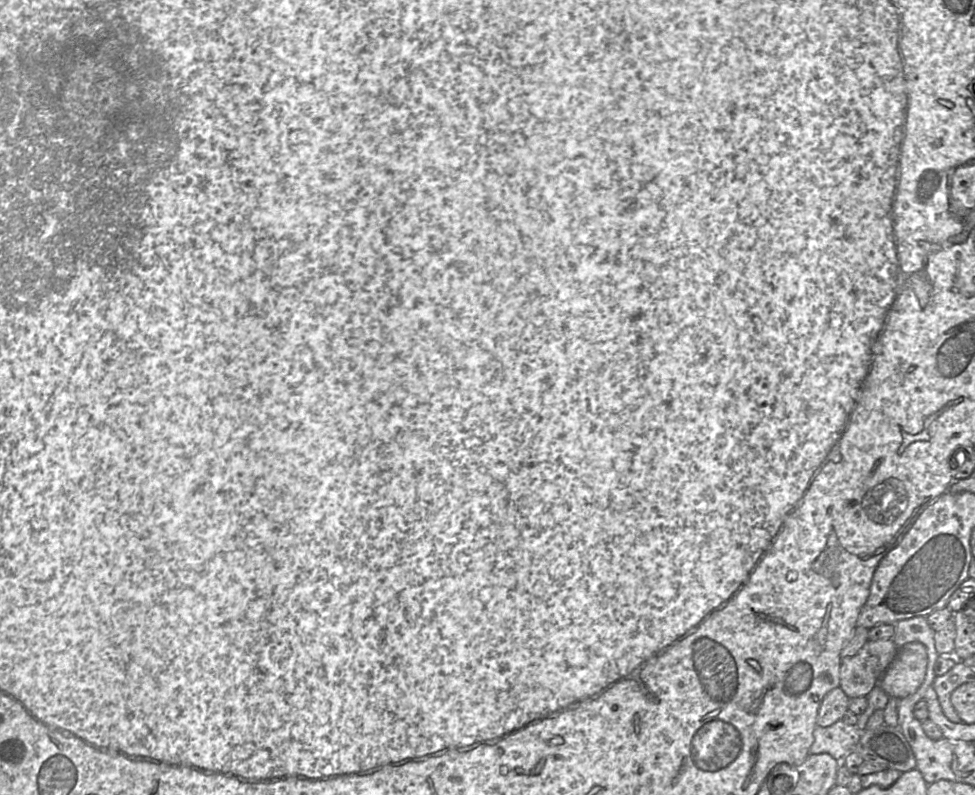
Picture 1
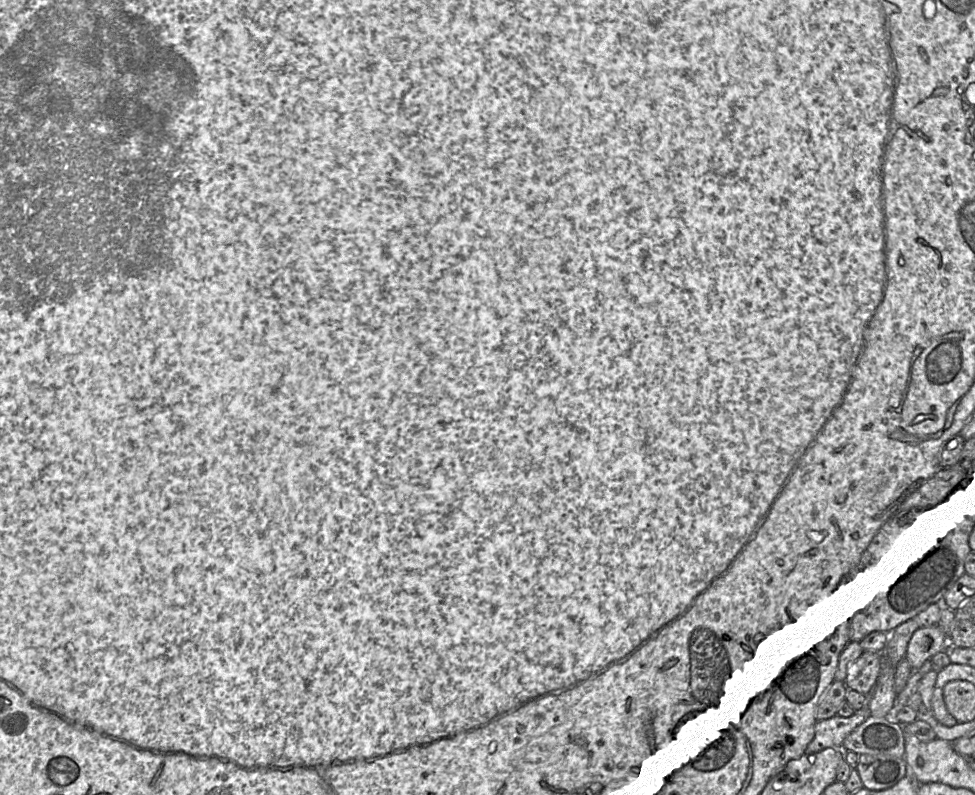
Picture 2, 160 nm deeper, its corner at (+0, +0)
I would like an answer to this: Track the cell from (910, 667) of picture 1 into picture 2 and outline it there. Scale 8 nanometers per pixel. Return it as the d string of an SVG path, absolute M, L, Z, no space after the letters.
M938 625L920 627L908 642L905 659L913 670L918 670L925 661L944 651L947 645L948 638Z

